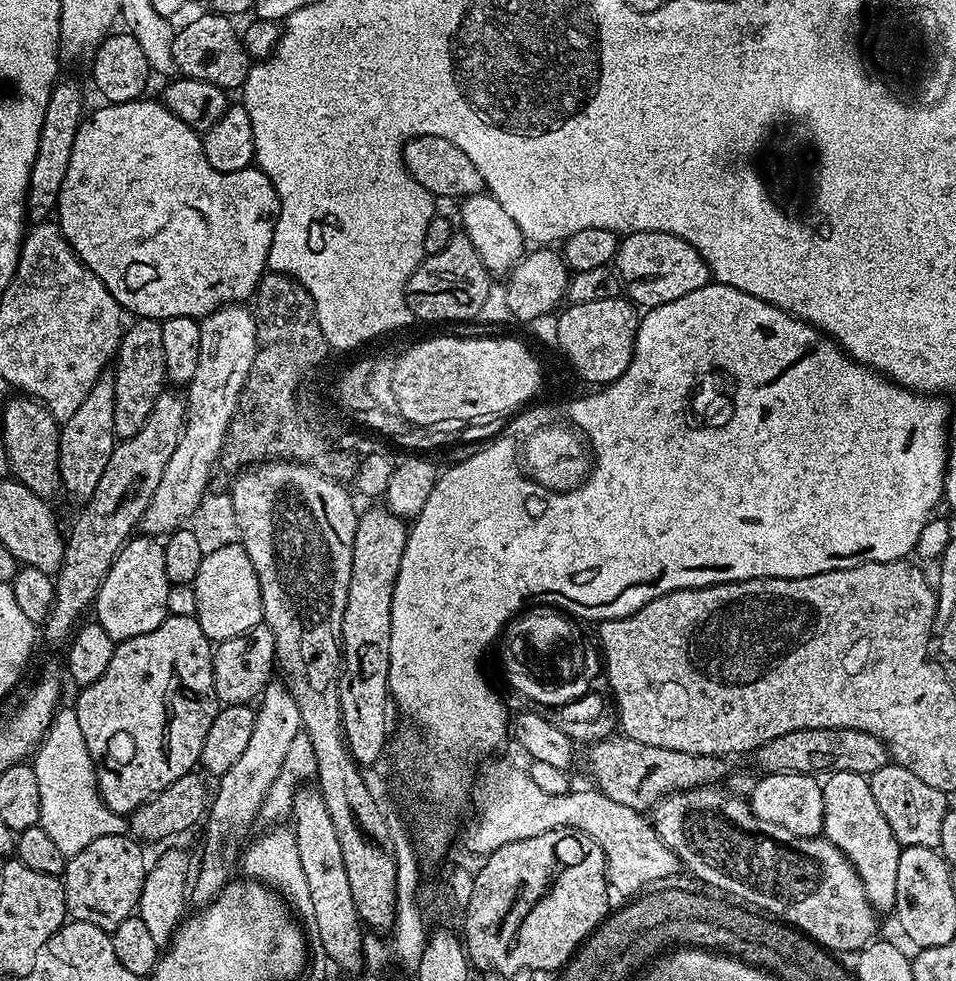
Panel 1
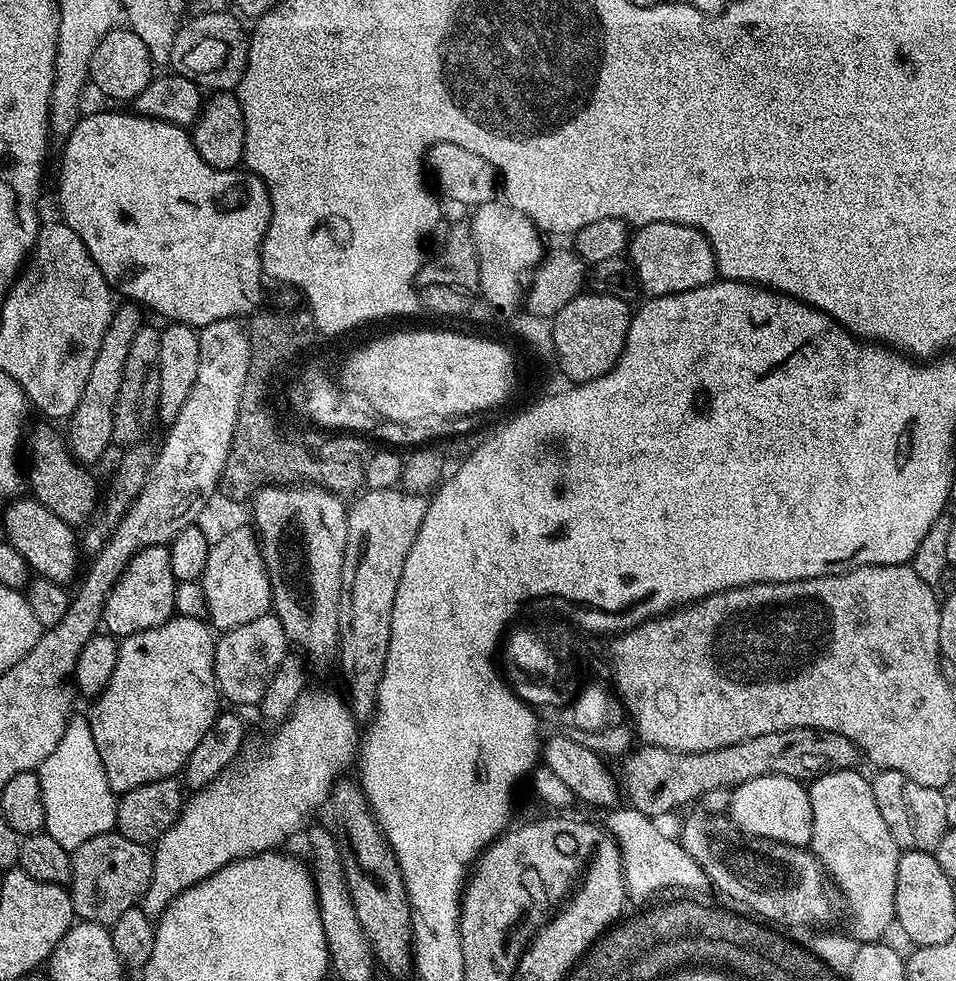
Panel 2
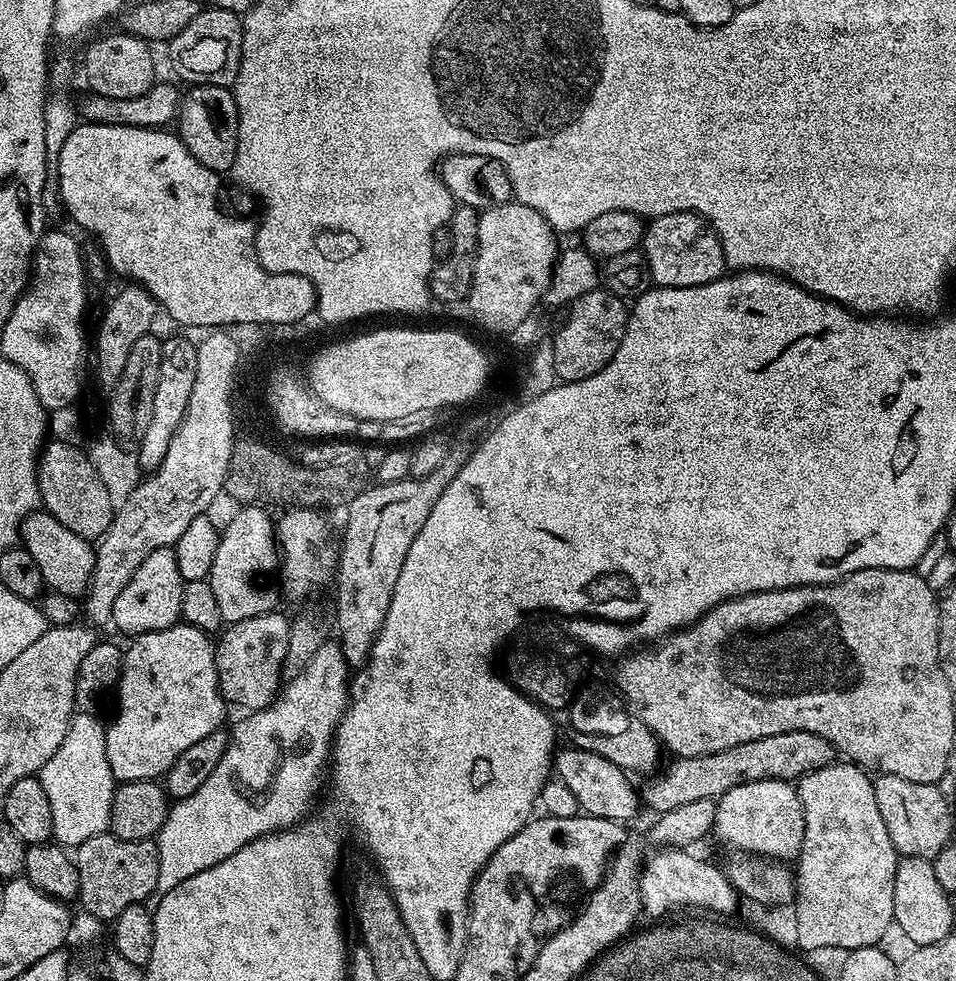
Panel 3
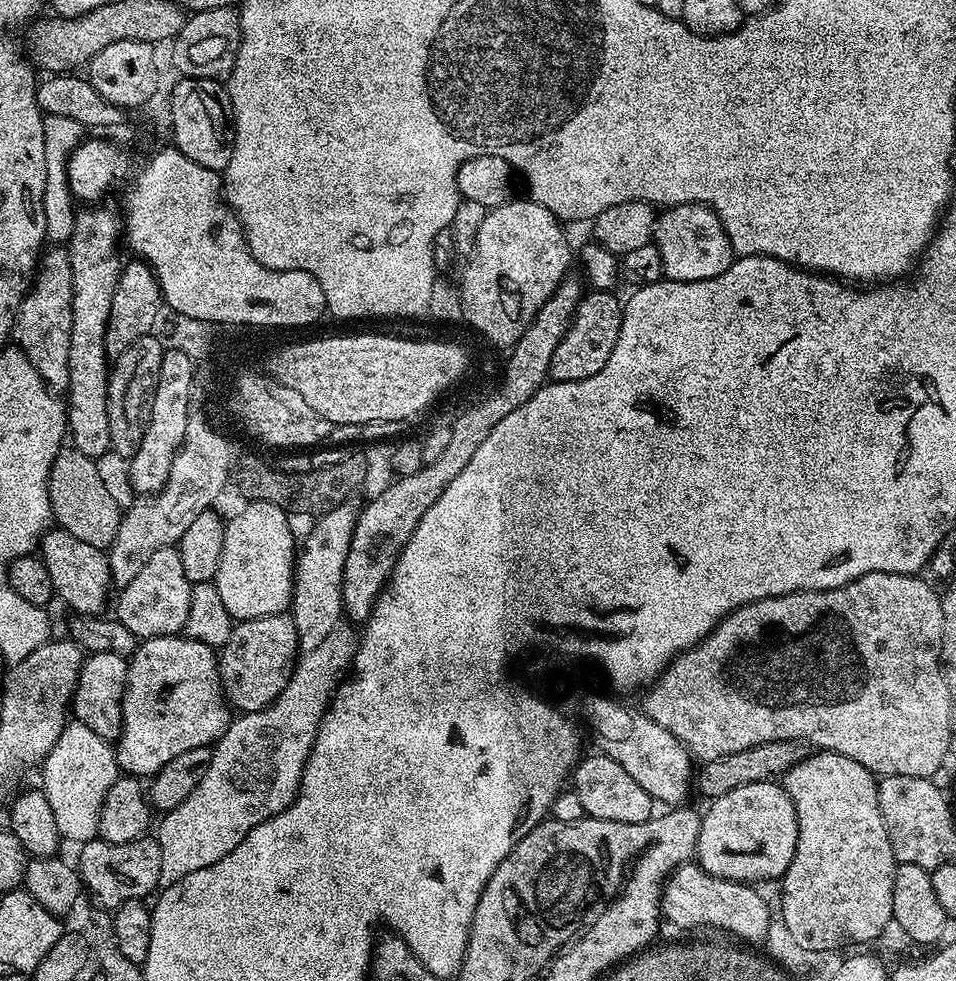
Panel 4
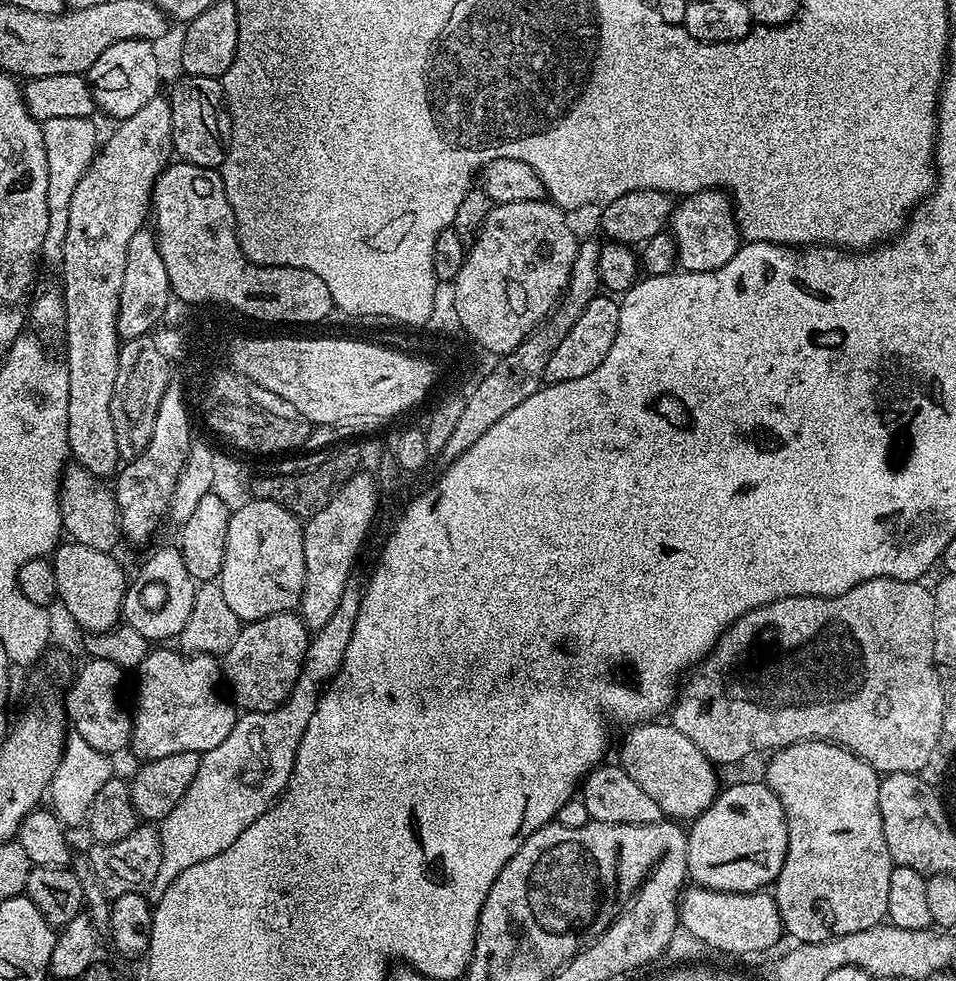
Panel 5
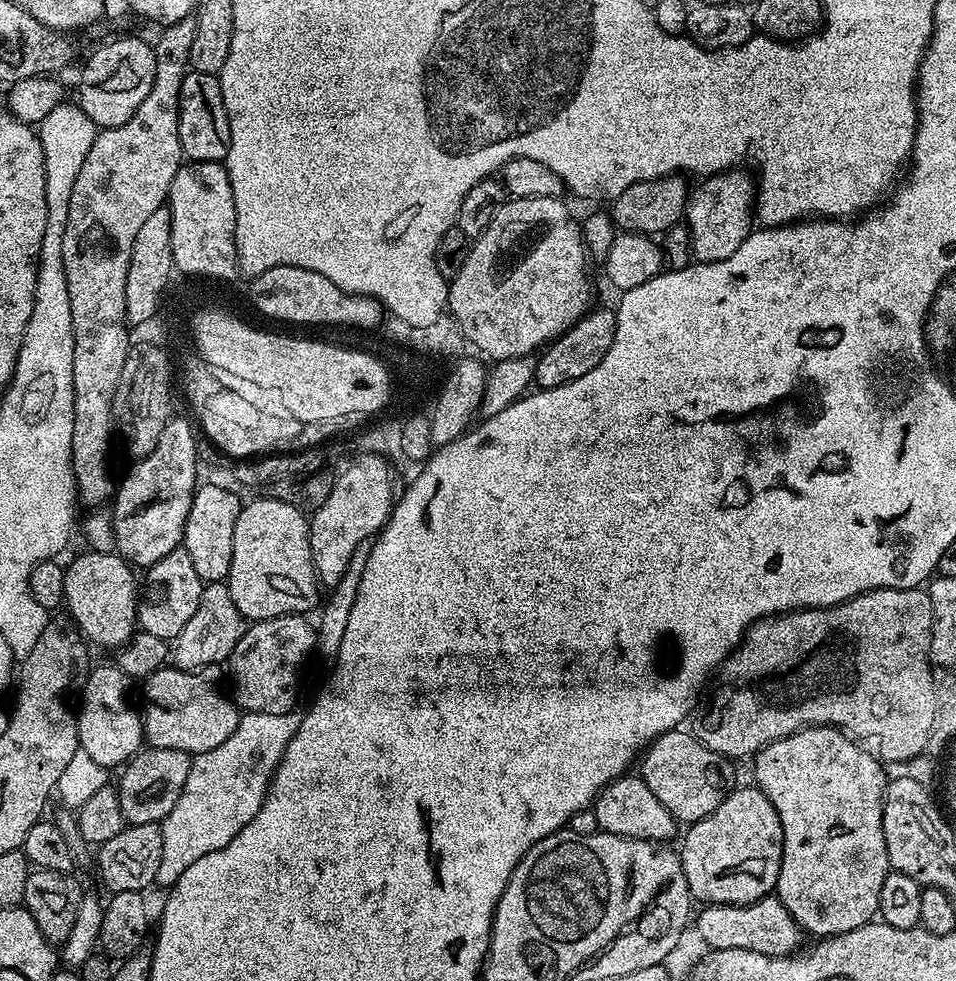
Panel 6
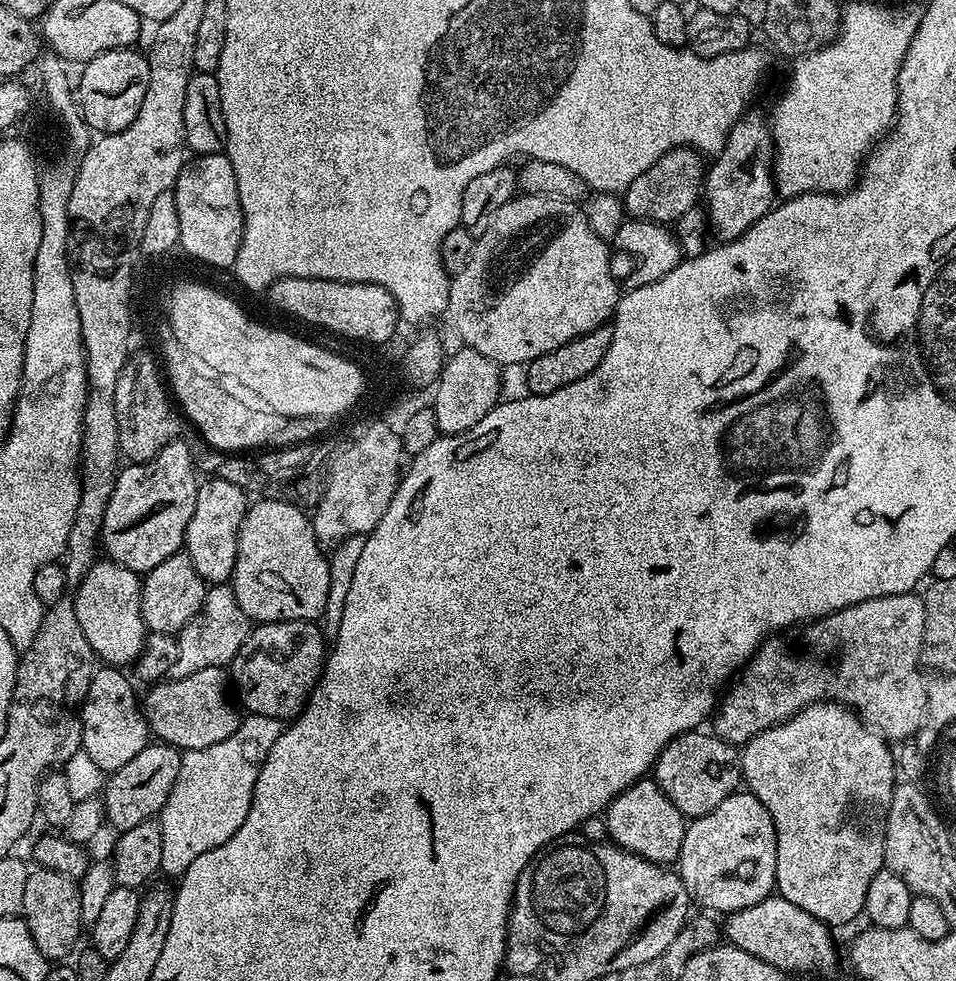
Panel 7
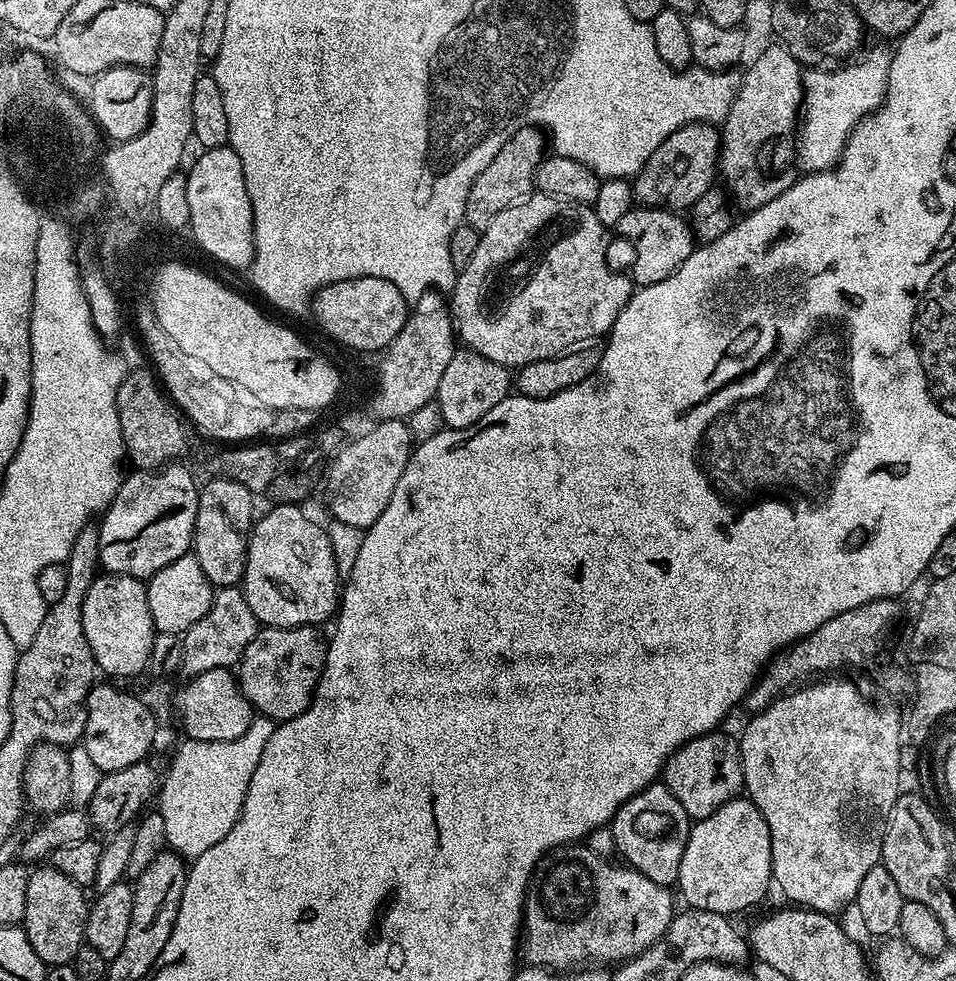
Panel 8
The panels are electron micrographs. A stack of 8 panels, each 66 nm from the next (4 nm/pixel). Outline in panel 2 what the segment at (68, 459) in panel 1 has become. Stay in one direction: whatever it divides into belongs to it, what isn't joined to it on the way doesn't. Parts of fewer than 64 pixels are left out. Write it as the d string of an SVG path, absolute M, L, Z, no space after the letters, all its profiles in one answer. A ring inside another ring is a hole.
M124 302L112 313L112 321L102 338L102 346L98 346L98 358L94 358L94 366L90 366L90 378L86 378L86 390L82 390L82 398L78 406L74 406L72 415L67 417L68 432L66 439L72 457L85 466L93 466L113 447L114 434L114 402L118 402L118 390L122 386L122 370L126 366L126 357L130 355L130 342L134 342L134 334L142 326L141 309L135 303Z

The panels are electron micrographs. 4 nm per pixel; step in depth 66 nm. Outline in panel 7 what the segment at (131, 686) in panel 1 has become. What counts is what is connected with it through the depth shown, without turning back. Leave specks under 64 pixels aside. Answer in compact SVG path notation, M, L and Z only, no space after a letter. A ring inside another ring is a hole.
M224 668L198 670L186 678L178 678L177 680L165 678L149 692L152 693L148 696L148 704L146 700L146 715L151 731L154 733L157 741L170 744L174 748L181 750L202 750L203 748L214 746L218 742L230 738L230 734L234 734L234 730L238 730L242 719L241 713L236 713L237 705L235 703L232 705L228 701L230 688L226 683Z

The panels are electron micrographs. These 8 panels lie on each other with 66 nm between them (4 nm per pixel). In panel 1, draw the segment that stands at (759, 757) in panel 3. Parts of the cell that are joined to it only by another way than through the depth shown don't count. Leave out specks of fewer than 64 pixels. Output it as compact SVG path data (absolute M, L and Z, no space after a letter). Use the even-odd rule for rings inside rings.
M811 728L810 730L790 730L790 734L782 734L779 738L770 738L770 742L761 744L754 752L756 764L764 774L789 772L790 774L806 774L816 776L833 772L849 772L869 777L874 770L882 770L890 762L888 745L874 734L866 734L862 730L846 730L845 728ZM613 734L604 740L587 745L584 760L592 775L595 787L606 798L614 798L630 810L647 813L672 792L684 792L688 788L702 788L723 781L730 771L729 761L722 756L682 754L682 750L662 750L662 746L646 746L646 742L634 742L634 738Z

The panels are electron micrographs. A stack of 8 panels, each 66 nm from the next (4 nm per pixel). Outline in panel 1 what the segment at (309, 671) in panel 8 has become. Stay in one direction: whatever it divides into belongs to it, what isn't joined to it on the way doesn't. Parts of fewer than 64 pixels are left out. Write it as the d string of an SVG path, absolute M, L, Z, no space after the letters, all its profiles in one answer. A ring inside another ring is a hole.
M263 622L246 630L246 634L238 634L234 638L219 641L212 654L214 690L217 701L224 706L229 704L251 705L259 701L264 694L265 686L273 680L277 668L276 635Z

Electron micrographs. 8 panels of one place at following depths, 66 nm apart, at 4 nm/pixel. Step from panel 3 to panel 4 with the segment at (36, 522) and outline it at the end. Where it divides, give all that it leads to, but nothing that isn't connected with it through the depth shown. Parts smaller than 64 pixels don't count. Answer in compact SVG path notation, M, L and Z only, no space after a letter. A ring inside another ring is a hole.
M52 526L40 538L38 555L46 562L46 570L50 570L50 582L54 582L56 596L64 599L73 608L73 613L82 616L103 613L108 588L113 587L105 549L89 546L59 526Z

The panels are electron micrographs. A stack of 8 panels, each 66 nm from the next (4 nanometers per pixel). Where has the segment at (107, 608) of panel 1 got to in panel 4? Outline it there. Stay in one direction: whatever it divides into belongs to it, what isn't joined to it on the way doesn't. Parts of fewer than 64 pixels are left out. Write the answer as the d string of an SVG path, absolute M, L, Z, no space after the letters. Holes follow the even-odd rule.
M179 547L163 548L151 556L150 562L142 566L142 571L130 582L130 586L119 589L120 601L116 604L115 619L130 630L138 638L147 638L149 636L175 636L183 633L186 626L186 614L190 614L190 590L192 583L186 578L186 570L182 570L182 558L180 557Z

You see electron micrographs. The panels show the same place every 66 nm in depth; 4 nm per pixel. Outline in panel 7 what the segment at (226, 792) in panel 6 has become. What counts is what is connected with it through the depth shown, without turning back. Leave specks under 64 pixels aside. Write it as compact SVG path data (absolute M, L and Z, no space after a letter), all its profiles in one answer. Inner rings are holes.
M248 714L241 719L238 730L234 730L230 738L202 750L187 750L181 755L178 778L174 782L174 790L170 790L170 798L166 798L166 806L162 813L164 837L160 872L163 875L173 878L183 876L190 862L198 858L198 854L206 854L206 850L214 850L222 846L222 842L234 838L234 830L238 830L238 826L246 822L246 814L250 814L254 782L258 782L258 774L266 762L266 754L270 754L270 746L278 742L281 731L281 721Z

